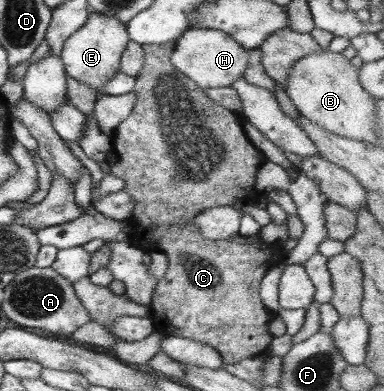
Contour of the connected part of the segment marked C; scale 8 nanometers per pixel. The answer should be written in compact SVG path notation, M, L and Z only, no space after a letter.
M166 42L160 45L143 45L144 50L144 65L140 73L134 77L134 89L136 101L129 117L125 119L113 132L112 146L113 151L117 155L117 164L110 166L111 174L122 178L125 181L124 191L135 200L134 211L130 220L133 226L131 243L137 243L137 247L145 249L149 252L161 251L168 258L168 267L165 274L158 280L155 287L152 301L150 302L150 319L155 326L157 334L168 336L179 336L180 338L191 339L195 342L203 343L203 345L211 346L217 350L223 363L235 364L241 360L253 357L253 355L267 353L270 343L273 341L273 336L269 334L269 323L273 319L273 312L267 310L263 306L264 302L260 300L260 280L265 276L265 273L277 263L283 260L285 253L281 249L281 242L267 243L264 242L258 235L243 236L236 234L227 240L211 240L205 238L198 229L198 226L192 222L192 218L207 210L208 208L232 205L241 199L264 202L264 197L255 190L256 174L261 164L267 162L264 154L257 150L256 146L247 138L243 128L243 119L227 108L223 108L217 102L207 97L206 92L200 86L197 86L193 80L183 73L179 72L170 61L170 56L175 50L175 42Z

